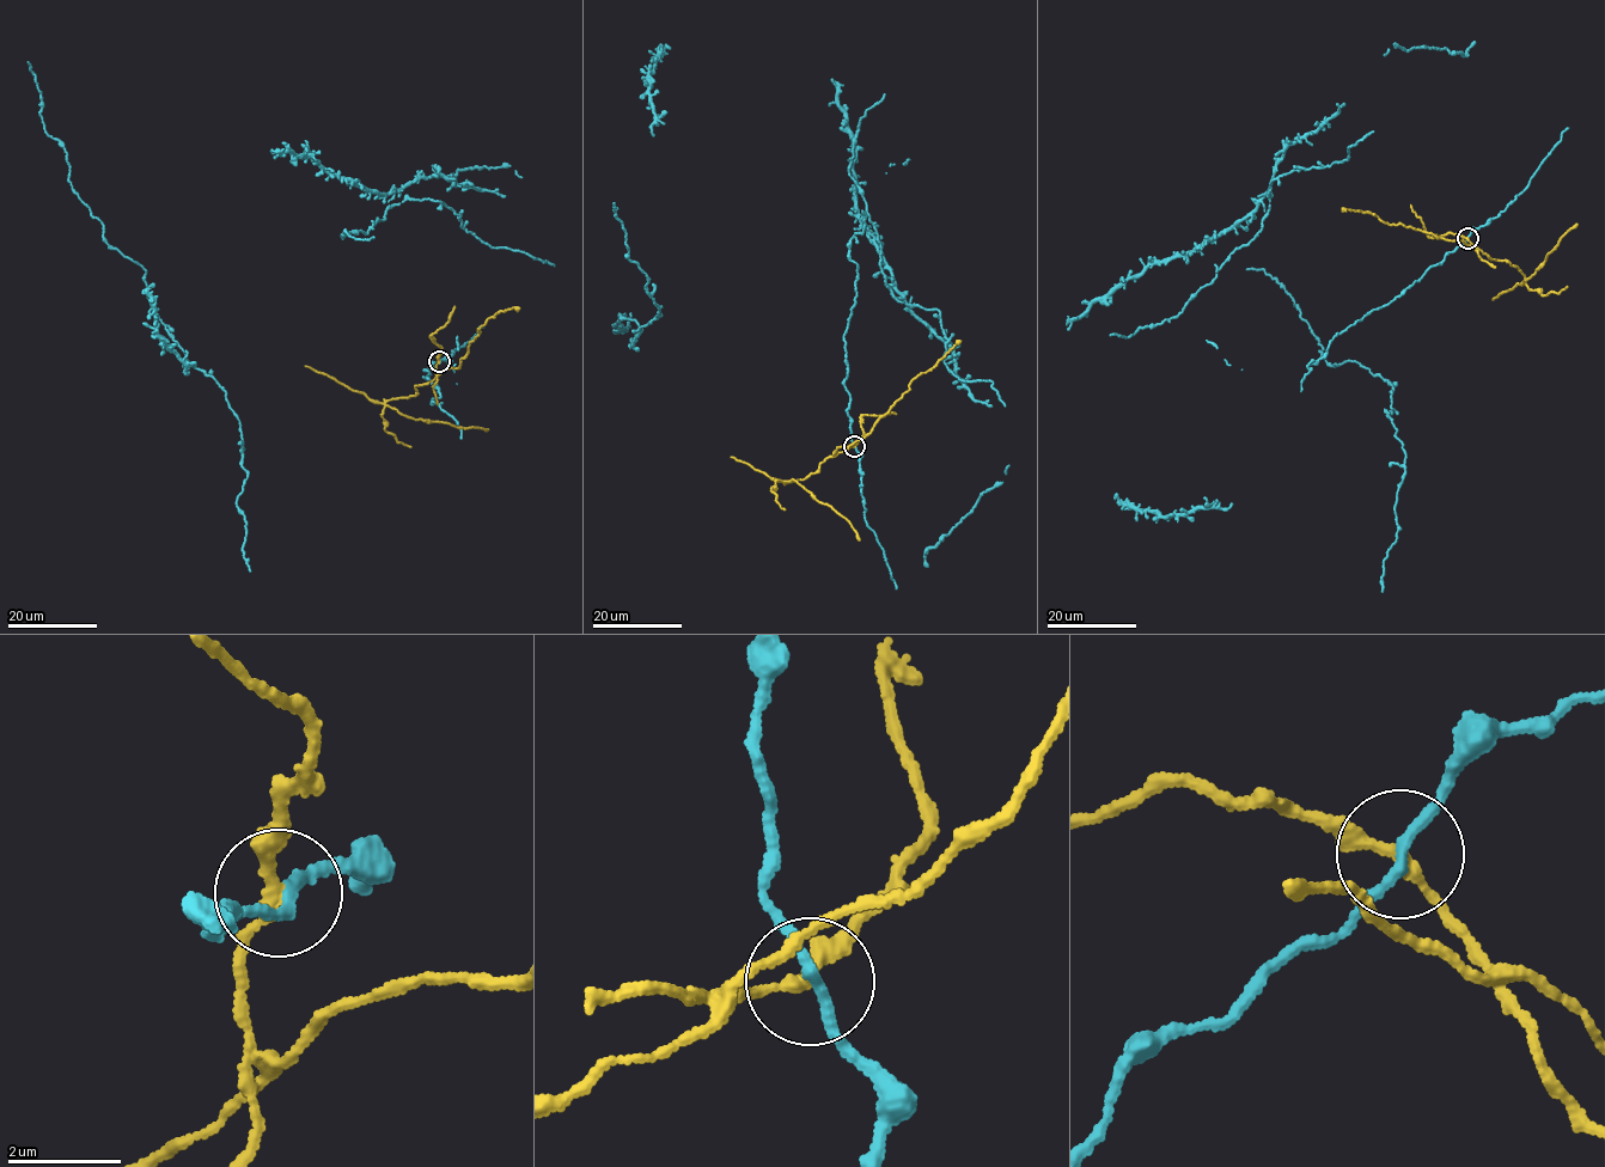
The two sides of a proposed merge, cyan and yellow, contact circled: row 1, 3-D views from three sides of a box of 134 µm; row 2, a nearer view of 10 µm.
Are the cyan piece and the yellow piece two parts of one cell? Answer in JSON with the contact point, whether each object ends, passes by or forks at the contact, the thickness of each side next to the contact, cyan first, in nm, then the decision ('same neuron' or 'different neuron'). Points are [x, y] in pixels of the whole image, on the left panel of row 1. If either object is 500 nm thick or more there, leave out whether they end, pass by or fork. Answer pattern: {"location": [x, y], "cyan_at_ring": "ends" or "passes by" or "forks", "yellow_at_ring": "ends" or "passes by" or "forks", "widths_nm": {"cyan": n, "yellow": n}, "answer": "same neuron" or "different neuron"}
{"location": [439, 361], "cyan_at_ring": "passes by", "yellow_at_ring": "passes by", "widths_nm": {"cyan": 190, "yellow": 200}, "answer": "different neuron"}

